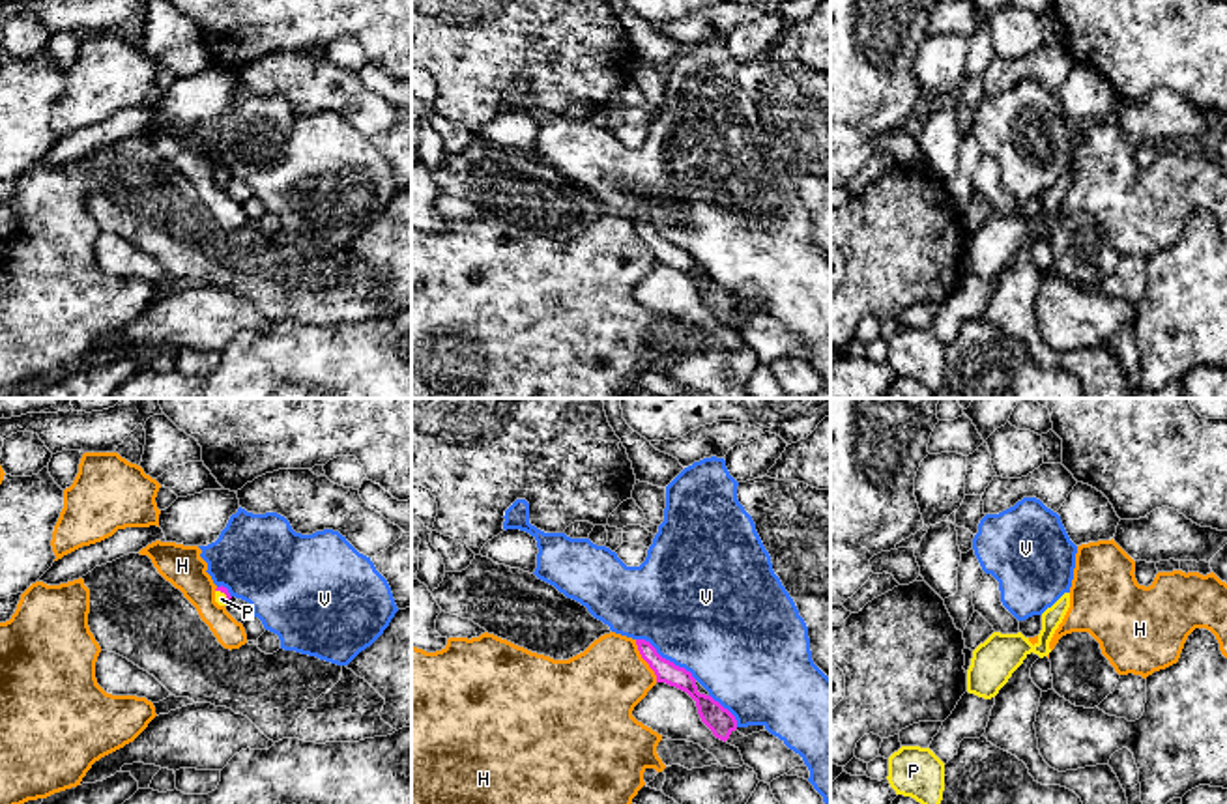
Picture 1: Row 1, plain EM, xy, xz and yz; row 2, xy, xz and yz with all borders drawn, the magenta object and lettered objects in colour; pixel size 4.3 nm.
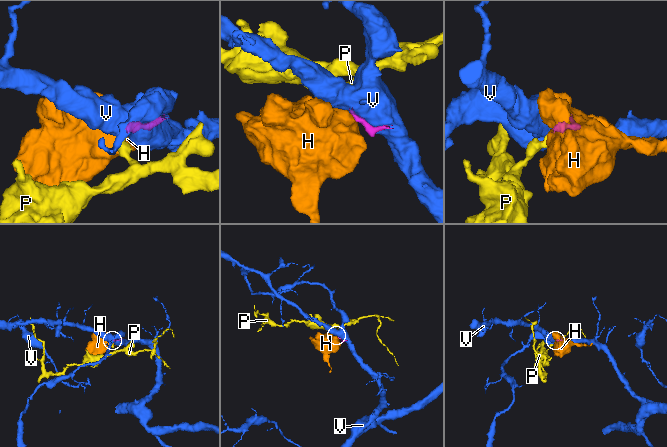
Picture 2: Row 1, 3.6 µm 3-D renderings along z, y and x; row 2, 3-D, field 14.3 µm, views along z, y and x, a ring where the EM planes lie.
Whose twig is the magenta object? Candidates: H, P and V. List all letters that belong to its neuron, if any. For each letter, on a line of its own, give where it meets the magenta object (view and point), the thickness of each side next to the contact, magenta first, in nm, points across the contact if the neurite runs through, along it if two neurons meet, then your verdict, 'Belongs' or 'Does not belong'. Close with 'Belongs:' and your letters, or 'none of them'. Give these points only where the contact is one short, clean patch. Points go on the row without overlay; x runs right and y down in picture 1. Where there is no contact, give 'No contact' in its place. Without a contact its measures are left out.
H: Touches magenta at xz (644, 240). Thickness 100 nm (magenta) against 360 nm. Boundary: xz (635, 221), (640, 238), (657, 262). Does not belong
P: Touches magenta at xy (223, 172). Thickness 30 nm (magenta) against 50 nm. Path across: xy (223, 171), (223, 172), (221, 180). Belongs
V: Touches magenta at xz (664, 240). Thickness 100 nm (magenta) against 480 nm. Does not belong
Belongs: P

